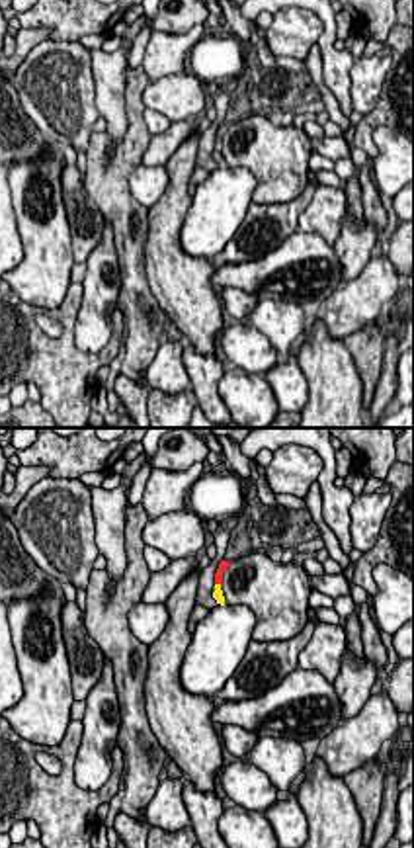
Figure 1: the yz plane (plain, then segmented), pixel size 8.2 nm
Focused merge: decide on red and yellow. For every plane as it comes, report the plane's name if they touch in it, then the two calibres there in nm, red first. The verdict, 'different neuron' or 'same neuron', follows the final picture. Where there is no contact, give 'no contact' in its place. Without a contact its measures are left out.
meets red in yz; 70 nm thick on the red side, 90 nm on the other

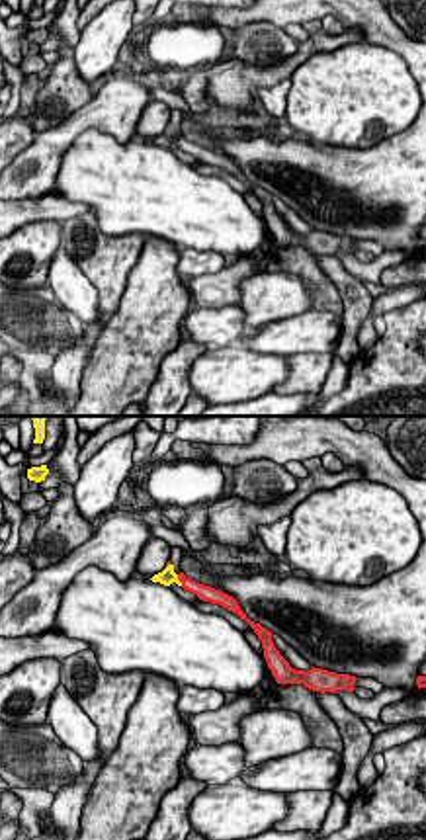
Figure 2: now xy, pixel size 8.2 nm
meets red in xy; 130 nm thick on the red side, 140 nm on the other

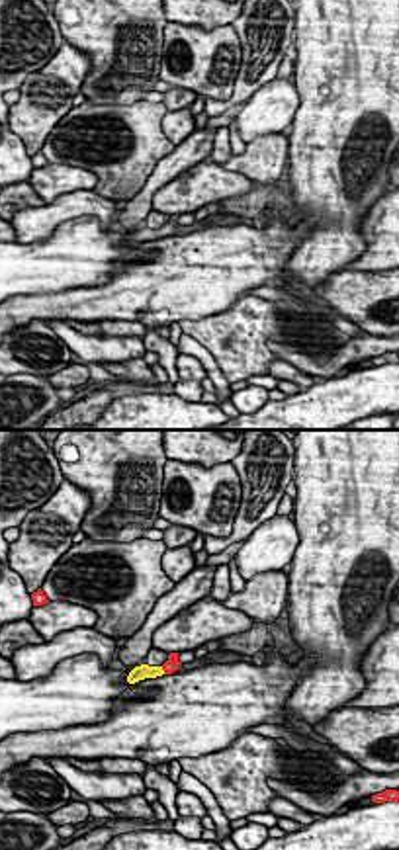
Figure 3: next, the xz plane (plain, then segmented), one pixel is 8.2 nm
meets red in xz; 120 nm thick on the red side, 130 nm on the other

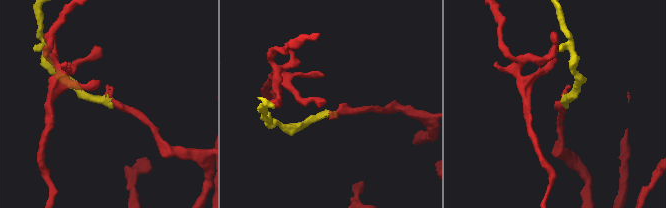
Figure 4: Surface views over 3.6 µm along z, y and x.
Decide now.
same neuron

